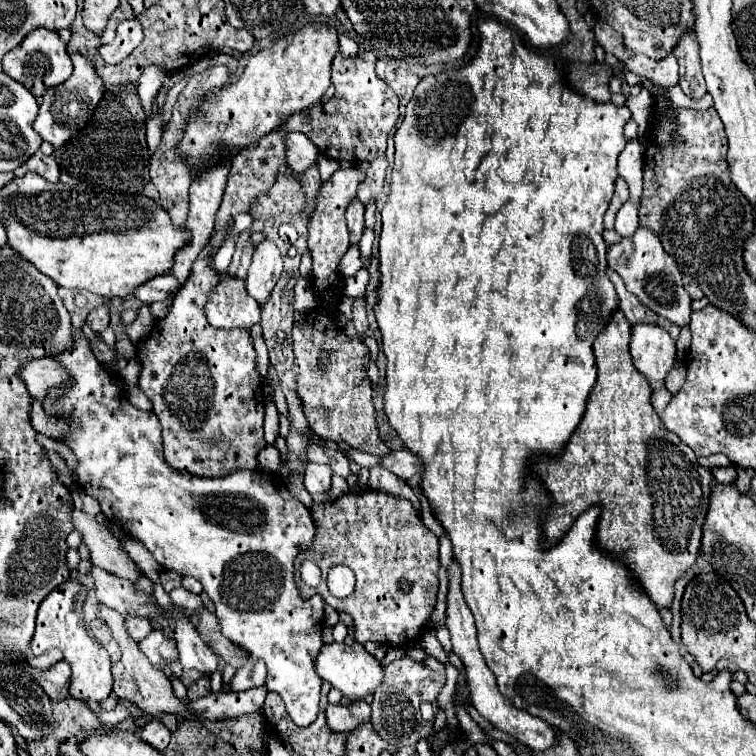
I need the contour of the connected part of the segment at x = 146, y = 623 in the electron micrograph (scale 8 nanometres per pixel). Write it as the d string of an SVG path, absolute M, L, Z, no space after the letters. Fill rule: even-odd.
M136 618L136 620L126 620L126 626L128 626L128 632L130 632L130 636L138 642L142 636L148 636L150 632L154 632L154 628L152 628L152 622L150 620L140 620L140 618Z

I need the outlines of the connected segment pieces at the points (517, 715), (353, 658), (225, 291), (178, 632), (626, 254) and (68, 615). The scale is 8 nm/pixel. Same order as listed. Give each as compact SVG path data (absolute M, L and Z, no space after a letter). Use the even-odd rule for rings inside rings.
M454 562L450 566L450 574L448 574L448 580L450 580L450 586L448 586L448 606L446 606L446 628L450 630L450 636L452 636L452 650L454 654L460 656L462 664L464 664L464 670L466 670L466 678L468 678L468 686L470 686L470 698L472 698L472 706L490 722L494 724L496 728L504 730L506 734L514 736L520 744L528 746L530 750L536 750L536 752L544 752L552 746L556 746L556 730L546 724L544 720L538 720L536 716L530 716L518 708L512 706L512 702L508 698L504 698L496 686L496 680L494 680L494 674L492 670L488 668L480 648L478 648L478 640L476 640L476 626L474 626L474 616L470 612L470 608L466 606L464 598L462 598L462 592L460 592L460 568L458 564Z
M338 642L324 644L322 652L316 658L316 672L322 680L330 682L336 690L342 692L344 698L350 700L348 706L352 706L352 702L362 702L368 694L374 694L374 690L384 680L384 668L380 660L376 660L370 652L366 652L366 648L358 642L354 642L352 646L338 644Z
M226 278L218 286L210 290L208 302L206 302L206 318L214 328L252 328L256 322L260 322L260 306L254 298L246 294L244 282L238 278Z
M152 580L152 582L154 582L156 602L164 608L166 618L170 618L174 622L174 638L176 638L176 648L178 648L182 666L212 674L218 668L216 654L208 648L208 644L202 640L202 636L198 636L198 630L194 628L192 620L182 610L174 608L170 596L160 586L160 580Z
M638 228L634 236L624 238L620 244L614 244L608 250L608 264L622 276L626 288L636 294L638 300L652 312L670 320L672 324L678 324L680 328L686 328L690 324L692 300L682 286L682 274L678 270L678 264L674 264L674 258L664 252L654 232L650 232L648 228Z
M70 578L68 582L60 584L46 600L42 600L38 608L38 618L36 618L36 632L30 642L30 648L34 656L44 654L48 648L58 648L64 654L64 660L72 668L72 678L70 678L70 696L78 700L92 700L92 702L102 702L110 696L112 692L112 672L110 672L110 656L108 652L94 640L90 638L84 620L82 620L82 600L84 600L84 590L78 578Z

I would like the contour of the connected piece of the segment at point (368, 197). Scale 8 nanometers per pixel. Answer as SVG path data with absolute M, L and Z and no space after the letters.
M378 158L372 162L370 170L366 172L366 180L364 184L358 188L358 200L366 206L368 202L378 202L380 192L384 190L384 180L386 180L386 168L388 162L386 158Z

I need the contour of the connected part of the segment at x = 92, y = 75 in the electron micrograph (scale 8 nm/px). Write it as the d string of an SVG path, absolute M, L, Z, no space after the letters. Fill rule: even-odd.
M76 54L72 76L66 82L58 84L54 88L48 88L48 92L44 92L38 118L34 120L34 130L46 142L50 142L56 150L62 148L64 144L70 142L70 138L76 132L80 132L86 126L86 120L90 120L90 112L94 112L94 108L102 100L102 94L104 94L104 84L100 80L100 76L96 74L94 66L86 58Z

